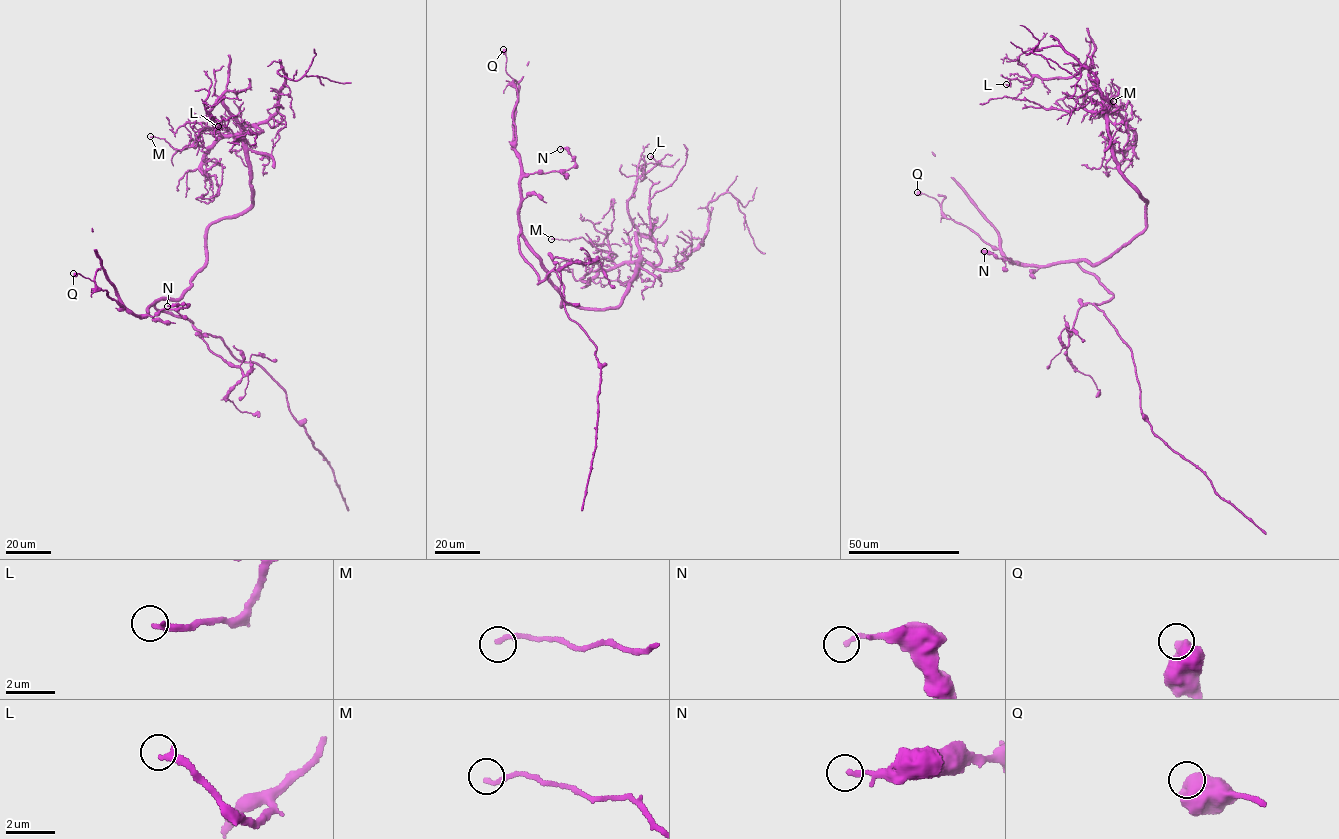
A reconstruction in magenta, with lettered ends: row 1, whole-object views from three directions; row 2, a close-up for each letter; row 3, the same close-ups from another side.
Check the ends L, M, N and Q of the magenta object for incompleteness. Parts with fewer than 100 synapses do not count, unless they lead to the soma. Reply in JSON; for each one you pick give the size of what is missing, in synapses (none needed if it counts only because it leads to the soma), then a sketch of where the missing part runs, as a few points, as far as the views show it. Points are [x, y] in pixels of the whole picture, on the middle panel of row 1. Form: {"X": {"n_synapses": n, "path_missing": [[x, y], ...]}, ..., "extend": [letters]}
{"extend": []}

